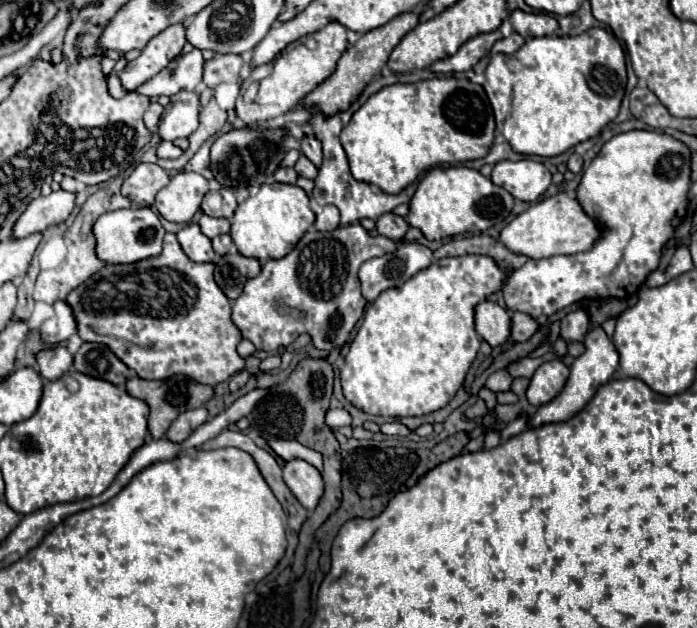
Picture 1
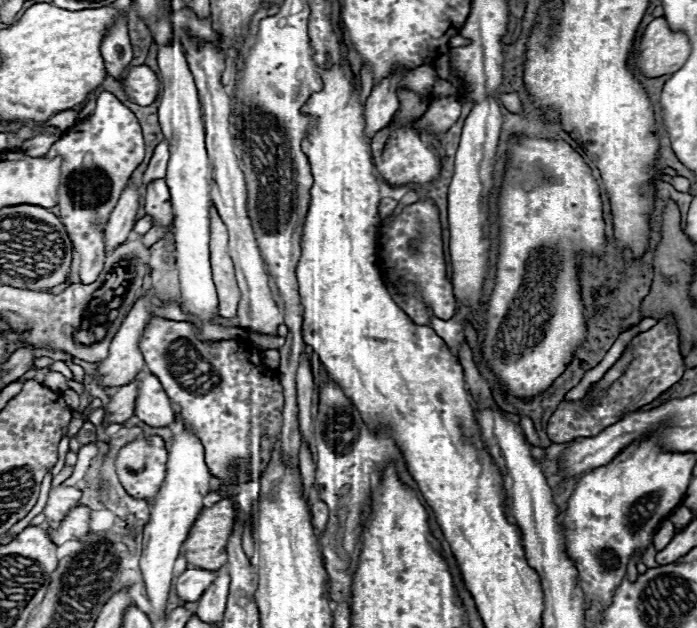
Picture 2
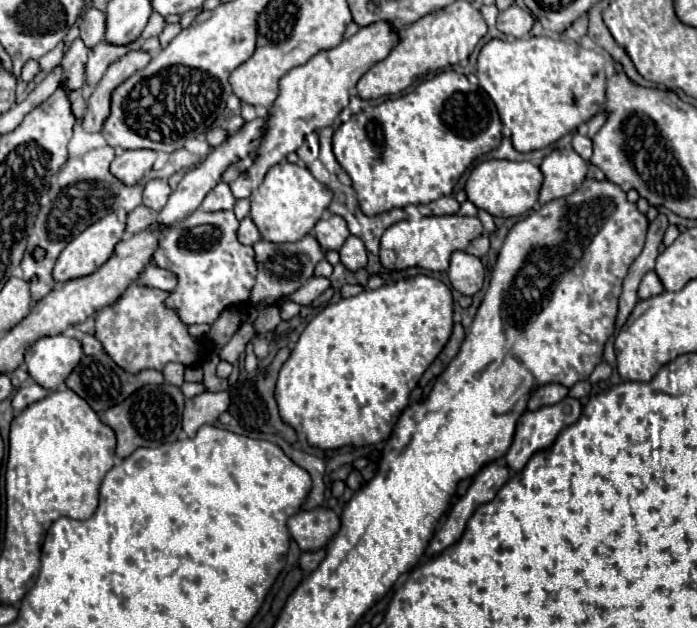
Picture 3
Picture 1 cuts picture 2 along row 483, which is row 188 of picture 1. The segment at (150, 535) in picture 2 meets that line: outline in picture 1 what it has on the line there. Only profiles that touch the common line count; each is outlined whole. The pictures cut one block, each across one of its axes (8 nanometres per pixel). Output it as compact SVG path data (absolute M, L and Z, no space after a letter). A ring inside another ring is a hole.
M178 172L176 176L170 178L170 184L164 190L160 190L160 194L156 196L156 210L170 222L186 224L200 210L200 202L206 196L206 192L208 192L208 180L202 174Z

